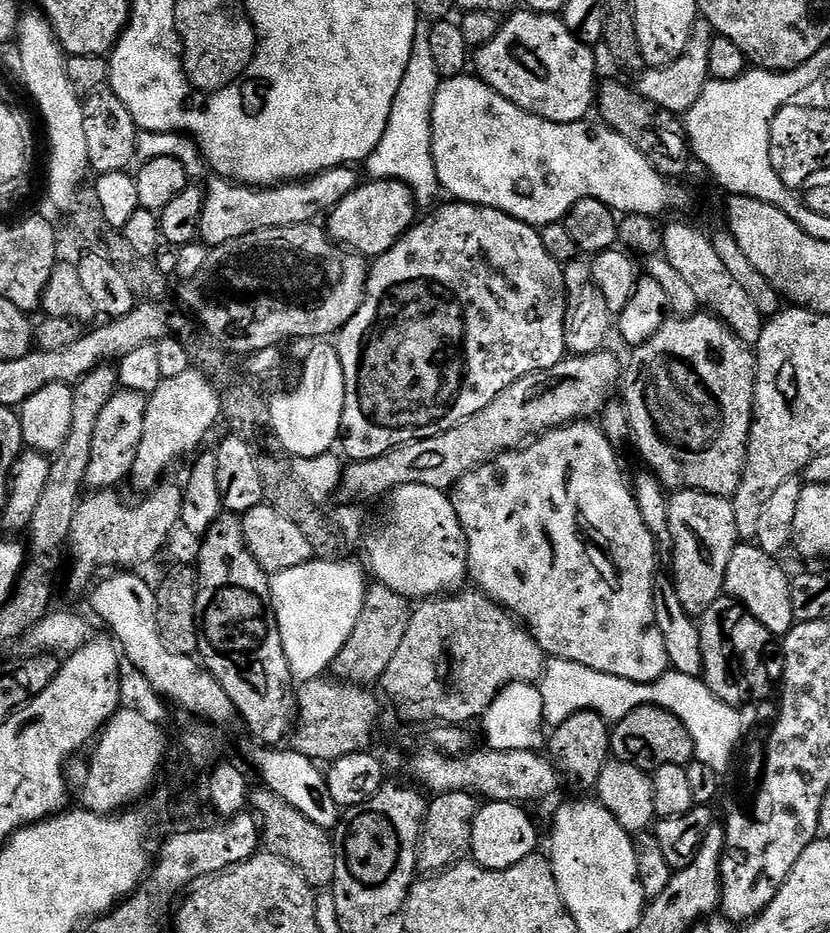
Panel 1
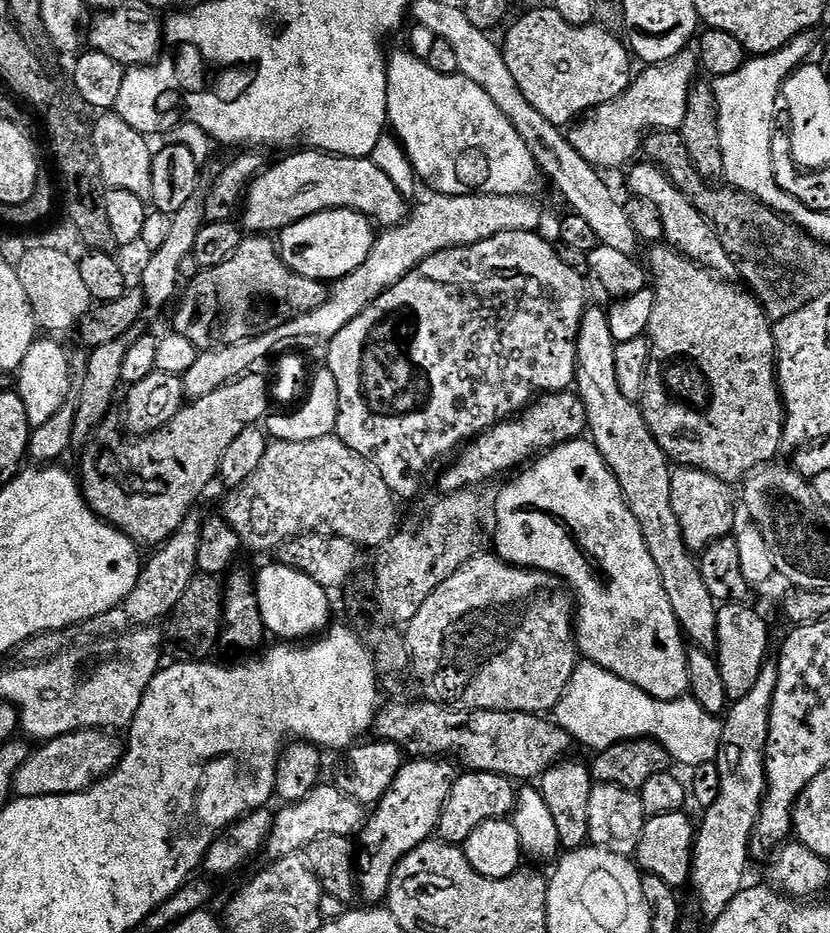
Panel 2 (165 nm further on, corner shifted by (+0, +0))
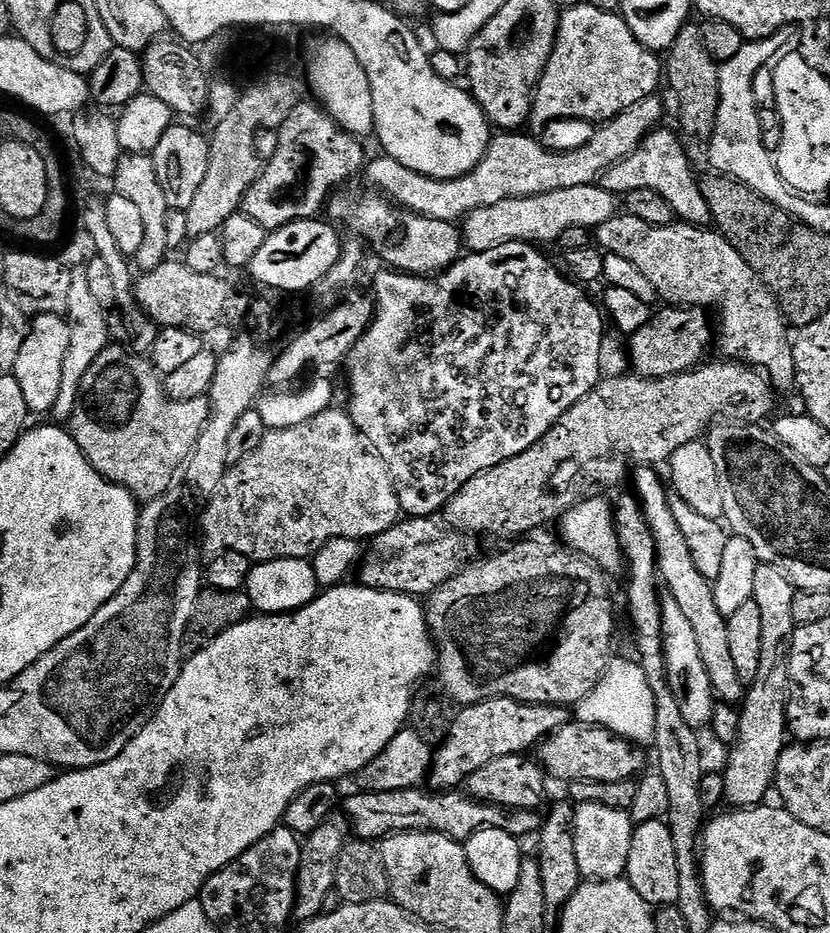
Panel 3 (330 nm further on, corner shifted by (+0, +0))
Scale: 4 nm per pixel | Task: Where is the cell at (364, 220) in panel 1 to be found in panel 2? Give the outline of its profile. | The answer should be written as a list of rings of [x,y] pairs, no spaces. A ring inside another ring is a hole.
[[[335,208],[300,219],[278,234],[277,247],[288,268],[303,277],[335,282],[362,266],[377,238],[375,225],[360,211]]]

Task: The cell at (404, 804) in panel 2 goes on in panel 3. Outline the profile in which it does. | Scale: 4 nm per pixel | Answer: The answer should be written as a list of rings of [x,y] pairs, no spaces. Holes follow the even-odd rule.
[[[505,696],[461,707],[456,713],[455,722],[450,726],[450,734],[435,749],[427,787],[437,792],[459,789],[468,781],[470,774],[474,774],[474,770],[482,770],[486,762],[494,762],[494,758],[503,756],[531,753],[569,720],[567,707],[559,704],[527,704]]]

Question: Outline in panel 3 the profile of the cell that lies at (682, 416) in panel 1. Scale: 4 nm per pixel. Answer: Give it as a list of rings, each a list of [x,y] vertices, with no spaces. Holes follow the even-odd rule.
[[[617,214],[594,230],[594,240],[607,255],[626,258],[626,262],[634,262],[634,266],[638,266],[638,270],[646,274],[650,286],[654,286],[661,301],[668,300],[664,302],[672,306],[711,310],[714,316],[716,311],[718,348],[720,344],[721,357],[739,360],[742,364],[750,364],[760,369],[771,380],[772,387],[777,393],[783,394],[796,388],[796,367],[792,353],[794,340],[790,335],[790,325],[784,318],[784,311],[776,301],[776,296],[750,266],[750,262],[746,262],[746,258],[742,258],[742,254],[738,254],[738,250],[730,246],[730,242],[723,234],[708,226],[683,222],[650,226],[650,222],[642,222],[642,218]]]

